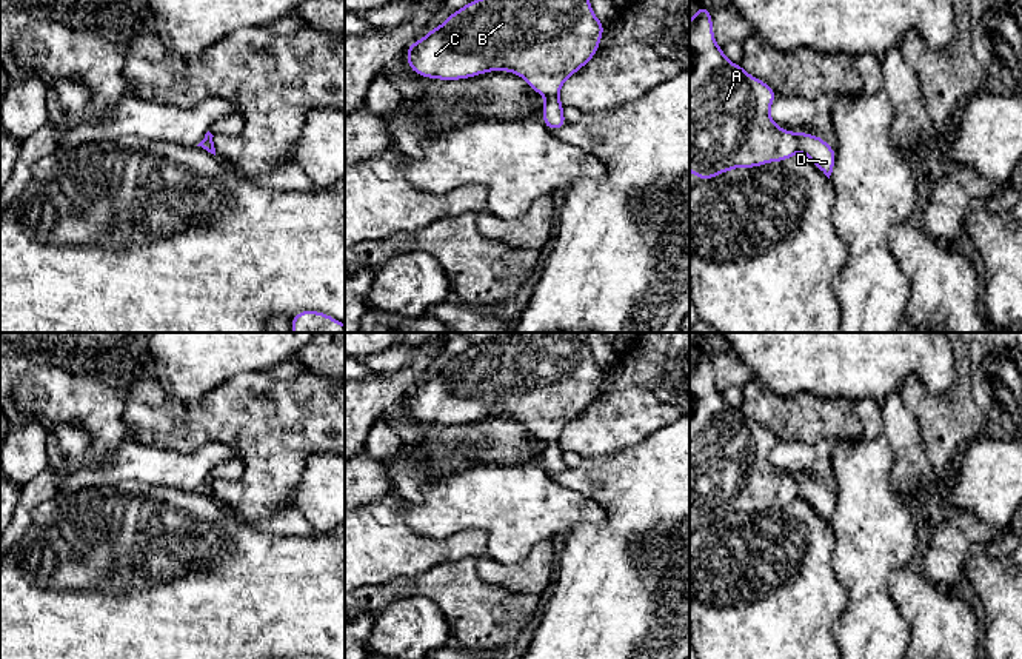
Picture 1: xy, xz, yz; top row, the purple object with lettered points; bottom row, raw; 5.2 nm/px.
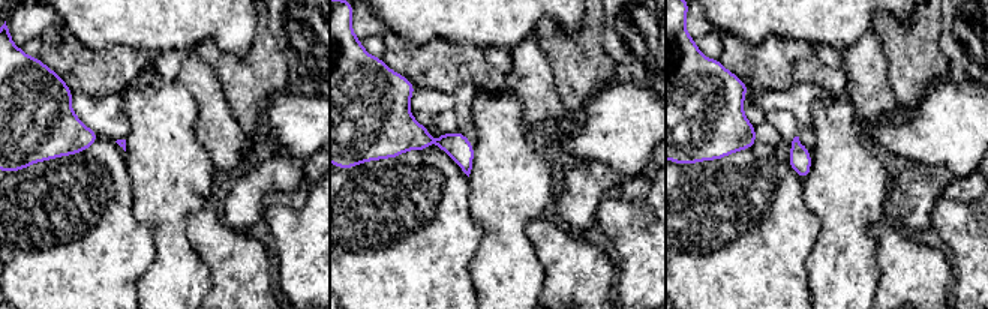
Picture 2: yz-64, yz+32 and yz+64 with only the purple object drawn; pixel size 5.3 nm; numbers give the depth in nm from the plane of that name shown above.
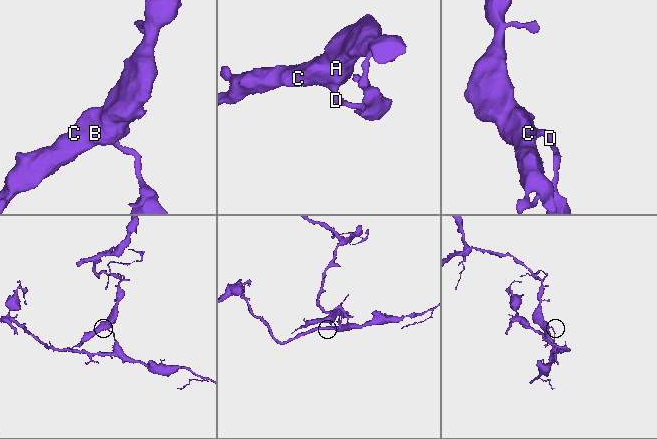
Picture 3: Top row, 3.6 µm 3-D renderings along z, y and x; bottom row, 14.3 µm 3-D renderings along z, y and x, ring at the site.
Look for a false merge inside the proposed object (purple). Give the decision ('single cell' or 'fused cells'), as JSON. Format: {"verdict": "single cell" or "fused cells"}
{"verdict": "fused cells"}

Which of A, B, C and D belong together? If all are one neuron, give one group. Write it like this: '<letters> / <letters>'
A B C / D

